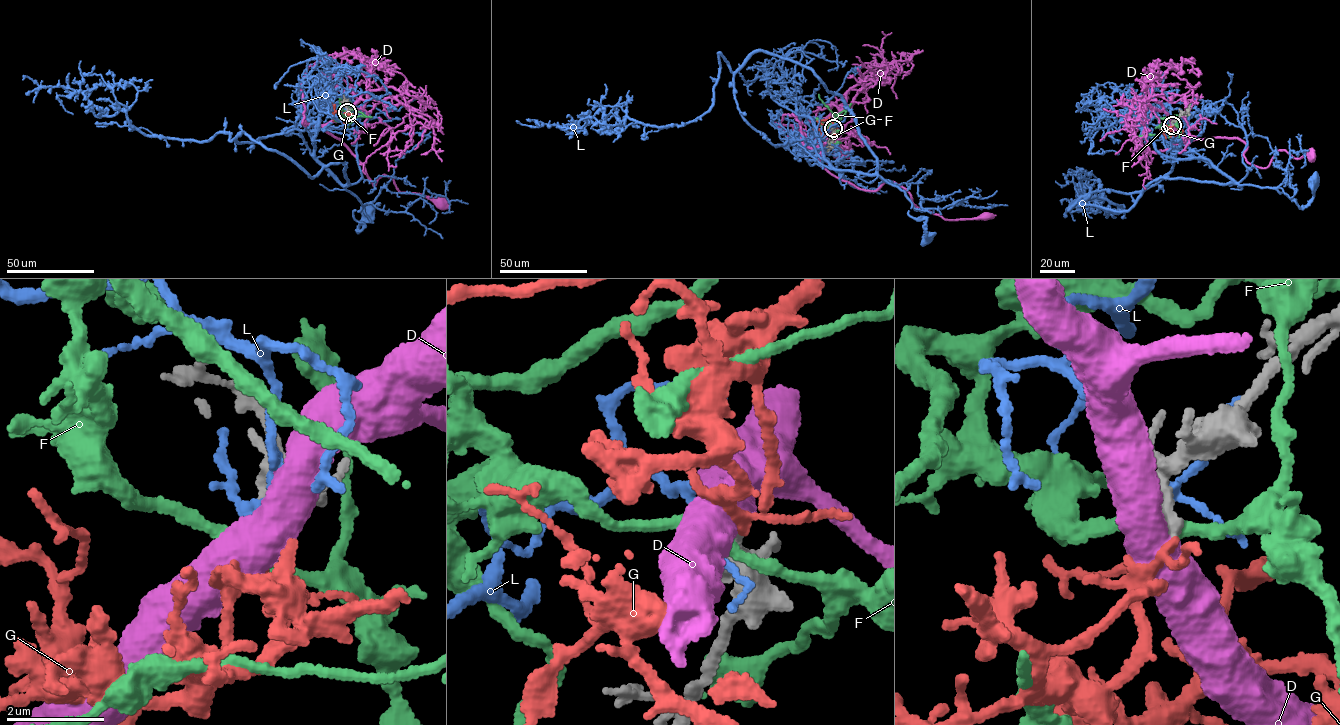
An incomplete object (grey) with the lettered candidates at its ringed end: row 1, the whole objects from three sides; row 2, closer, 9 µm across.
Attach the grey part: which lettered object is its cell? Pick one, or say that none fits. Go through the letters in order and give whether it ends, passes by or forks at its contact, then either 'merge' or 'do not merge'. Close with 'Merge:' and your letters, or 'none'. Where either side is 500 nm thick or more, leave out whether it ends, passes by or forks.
D: do not merge
F: it passes by | do not merge
G: it forks | merge
L: it forks | do not merge
Merge: G

